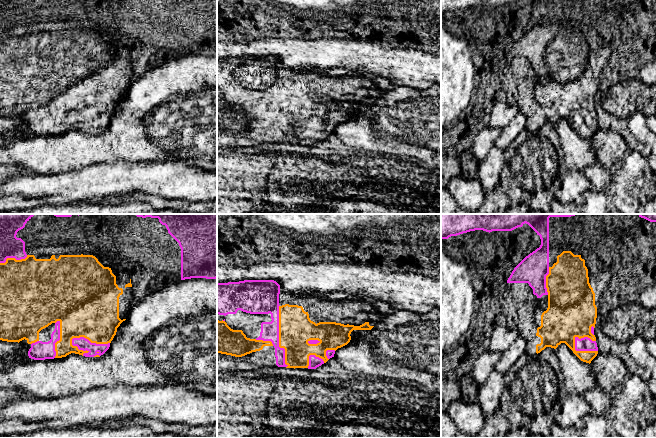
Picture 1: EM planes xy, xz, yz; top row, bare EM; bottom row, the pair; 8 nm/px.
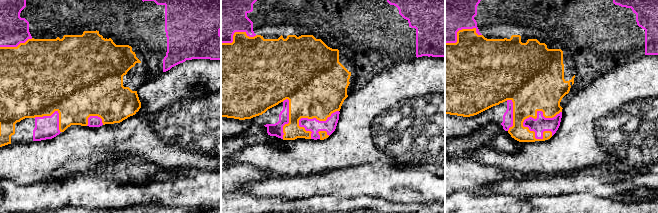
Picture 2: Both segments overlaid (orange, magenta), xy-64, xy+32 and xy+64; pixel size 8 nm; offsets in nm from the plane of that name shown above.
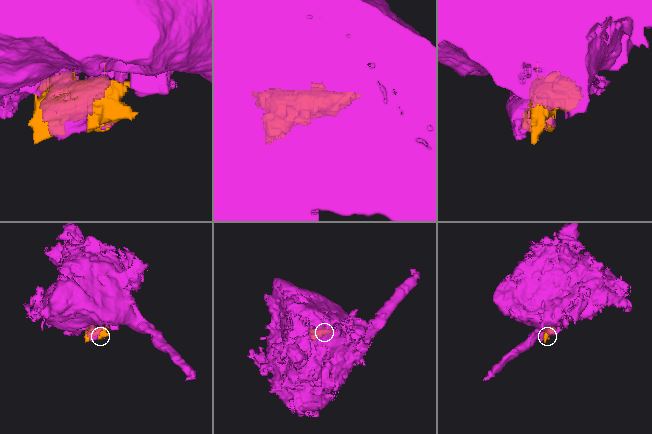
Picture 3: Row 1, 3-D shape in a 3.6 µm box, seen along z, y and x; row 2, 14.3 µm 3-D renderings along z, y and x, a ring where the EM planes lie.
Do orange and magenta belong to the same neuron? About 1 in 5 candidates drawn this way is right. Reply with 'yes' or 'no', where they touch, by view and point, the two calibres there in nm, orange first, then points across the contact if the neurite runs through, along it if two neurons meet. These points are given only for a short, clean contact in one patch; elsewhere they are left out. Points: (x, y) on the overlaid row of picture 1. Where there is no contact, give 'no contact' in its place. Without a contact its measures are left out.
no; meets orange in xy at (90, 341); 440 nm thick on the orange side, 100 nm on the other

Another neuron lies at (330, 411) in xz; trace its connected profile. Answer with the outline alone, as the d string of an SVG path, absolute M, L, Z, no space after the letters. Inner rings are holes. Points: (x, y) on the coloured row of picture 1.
M333 406L333 407L328 407L327 409L323 410L321 412L322 416L334 416L337 415L339 413L341 413L343 411L343 407L342 406Z

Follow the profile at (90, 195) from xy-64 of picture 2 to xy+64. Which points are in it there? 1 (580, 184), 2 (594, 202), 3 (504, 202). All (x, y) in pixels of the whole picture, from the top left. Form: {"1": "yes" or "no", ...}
{"1": "yes", "2": "no", "3": "no"}

